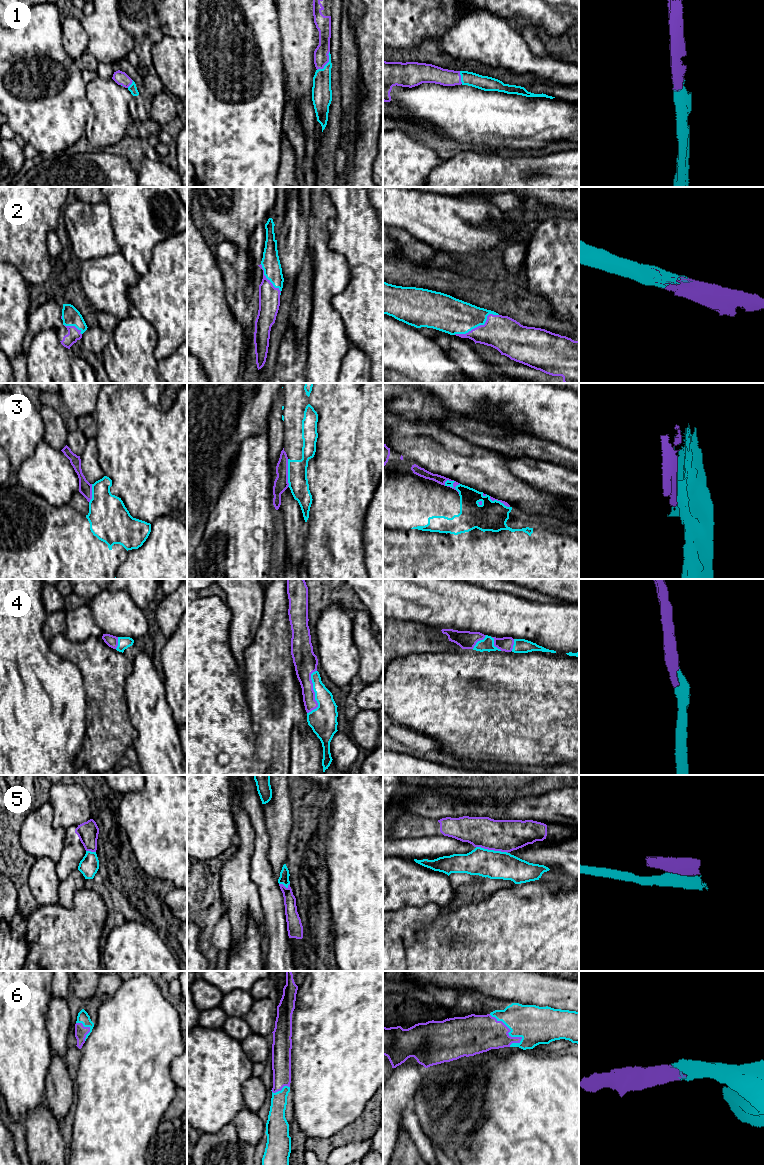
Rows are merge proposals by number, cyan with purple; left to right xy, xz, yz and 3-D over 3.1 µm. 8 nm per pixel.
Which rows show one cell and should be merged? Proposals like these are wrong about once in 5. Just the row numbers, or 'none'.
1, 2, 4, 6

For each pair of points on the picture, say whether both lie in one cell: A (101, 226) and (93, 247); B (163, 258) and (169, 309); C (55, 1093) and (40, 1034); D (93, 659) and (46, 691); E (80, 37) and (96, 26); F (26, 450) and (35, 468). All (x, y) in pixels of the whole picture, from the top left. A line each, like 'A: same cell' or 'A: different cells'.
A: same cell
B: same cell
C: different cells
D: different cells
E: different cells
F: different cells

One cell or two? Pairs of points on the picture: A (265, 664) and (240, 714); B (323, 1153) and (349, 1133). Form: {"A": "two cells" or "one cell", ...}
{"A": "two cells", "B": "one cell"}

